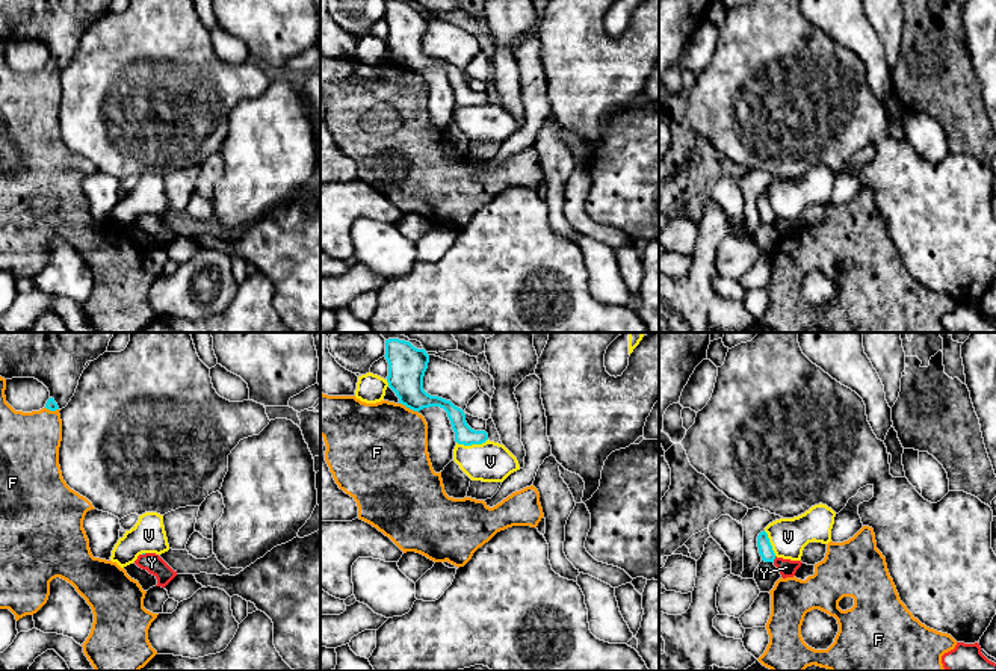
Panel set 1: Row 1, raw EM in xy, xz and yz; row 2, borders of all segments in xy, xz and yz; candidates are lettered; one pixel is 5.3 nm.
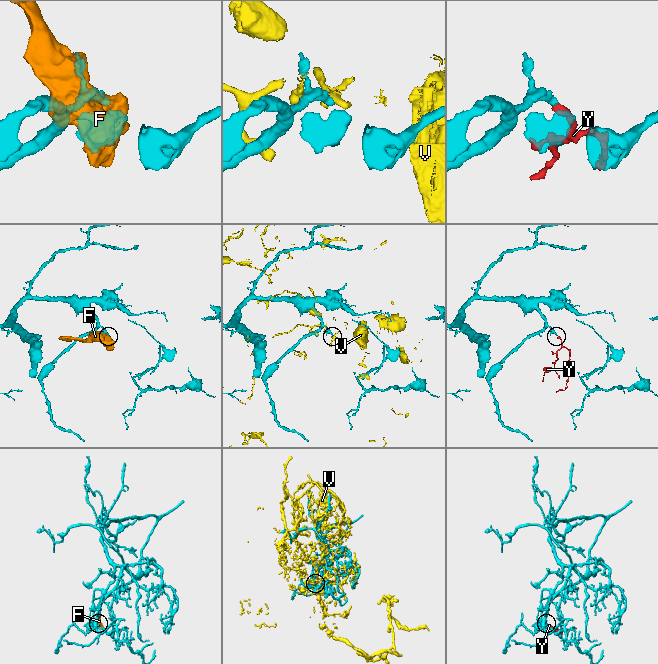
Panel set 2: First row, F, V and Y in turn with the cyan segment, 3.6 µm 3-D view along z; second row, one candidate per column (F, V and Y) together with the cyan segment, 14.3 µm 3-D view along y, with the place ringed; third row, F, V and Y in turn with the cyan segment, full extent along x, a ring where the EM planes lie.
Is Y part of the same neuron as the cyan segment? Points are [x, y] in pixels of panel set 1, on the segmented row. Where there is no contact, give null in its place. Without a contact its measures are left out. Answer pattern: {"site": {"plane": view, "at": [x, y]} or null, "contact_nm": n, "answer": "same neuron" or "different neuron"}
{"site": {"plane": "yz", "at": [774, 558]}, "contact_nm": 40, "answer": "same neuron"}

